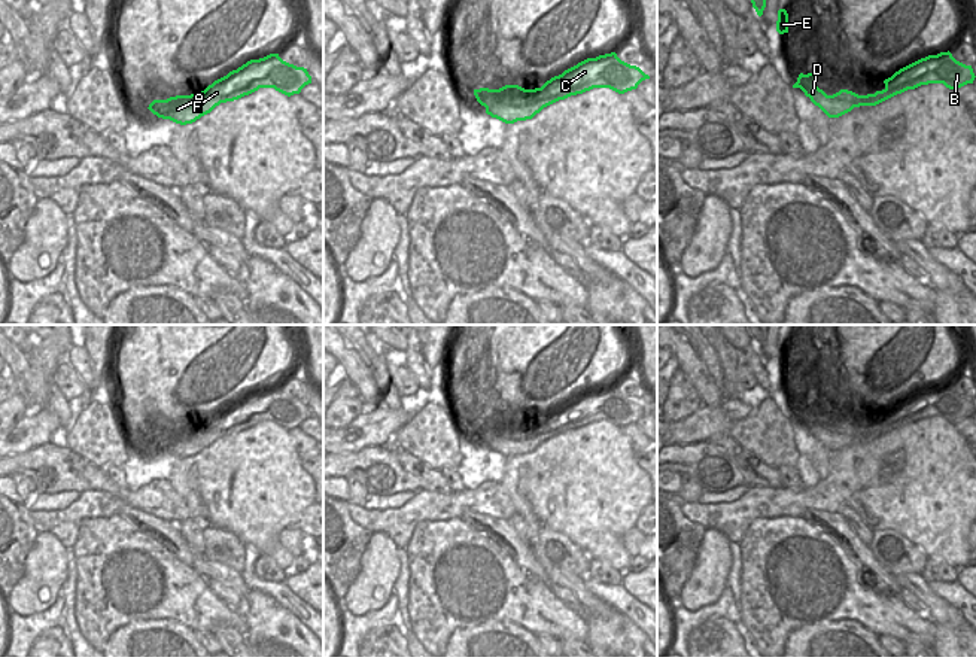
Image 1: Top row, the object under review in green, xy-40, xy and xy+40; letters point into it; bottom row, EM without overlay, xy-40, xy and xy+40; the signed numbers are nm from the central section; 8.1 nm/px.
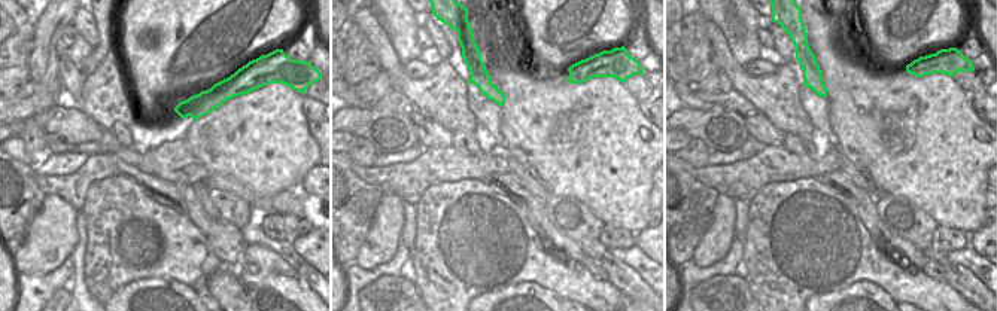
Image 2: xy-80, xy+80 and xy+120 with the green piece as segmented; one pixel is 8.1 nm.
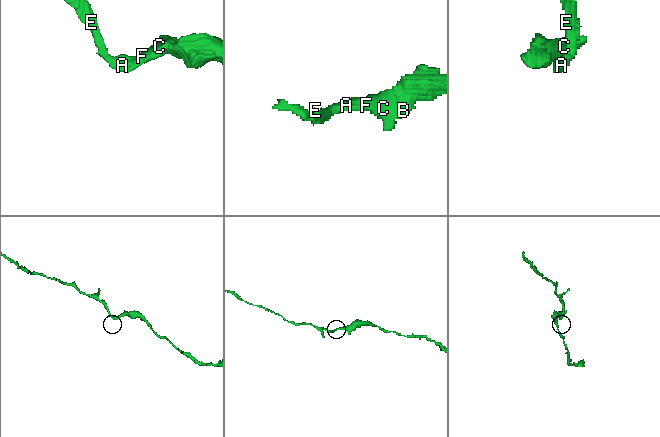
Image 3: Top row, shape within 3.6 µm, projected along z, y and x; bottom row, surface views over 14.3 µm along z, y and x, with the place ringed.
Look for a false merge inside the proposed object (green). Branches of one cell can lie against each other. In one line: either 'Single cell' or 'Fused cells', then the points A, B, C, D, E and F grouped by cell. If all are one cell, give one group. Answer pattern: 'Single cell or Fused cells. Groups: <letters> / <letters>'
Single cell. Groups: A B C D E F

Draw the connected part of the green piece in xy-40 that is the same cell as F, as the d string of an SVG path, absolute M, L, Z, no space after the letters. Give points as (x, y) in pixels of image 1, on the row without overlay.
M270 387L247 395L198 428L153 434L148 442L158 451L186 459L210 447L221 437L238 434L259 422L274 422L291 431L308 417L311 410L307 402L283 395L279 387Z

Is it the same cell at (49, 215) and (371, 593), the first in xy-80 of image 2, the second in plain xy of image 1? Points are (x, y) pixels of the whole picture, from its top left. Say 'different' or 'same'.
same

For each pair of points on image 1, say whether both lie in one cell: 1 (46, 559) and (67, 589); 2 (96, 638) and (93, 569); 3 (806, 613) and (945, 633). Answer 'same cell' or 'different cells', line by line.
1: different cells
2: same cell
3: different cells

